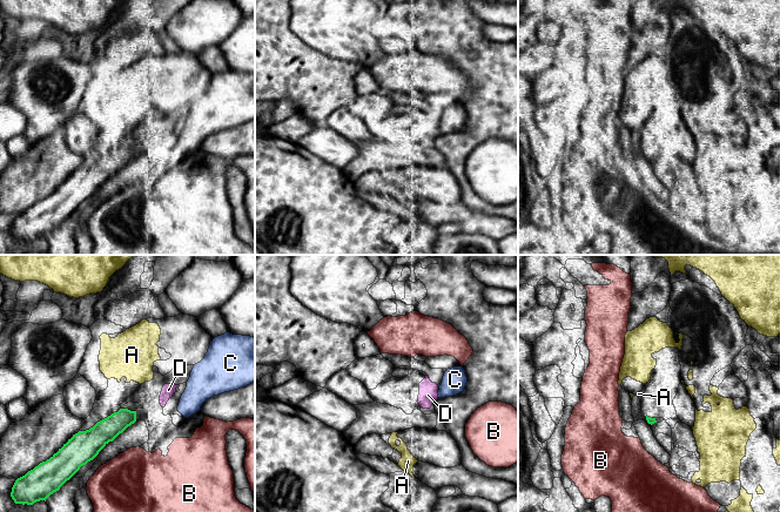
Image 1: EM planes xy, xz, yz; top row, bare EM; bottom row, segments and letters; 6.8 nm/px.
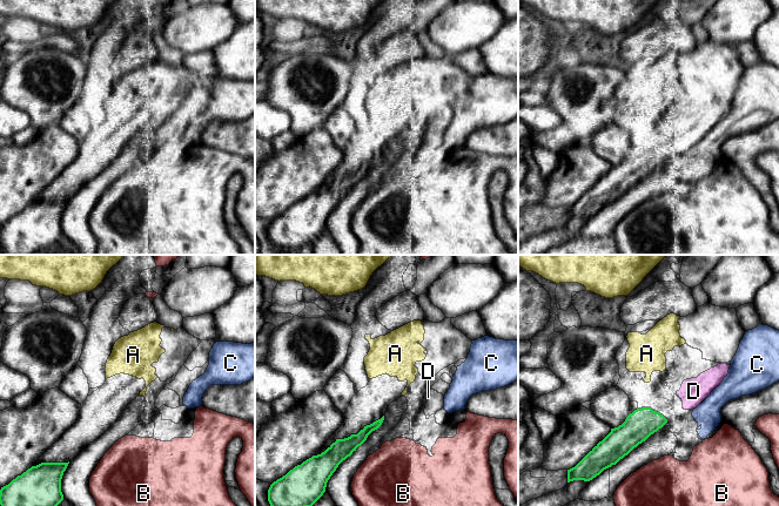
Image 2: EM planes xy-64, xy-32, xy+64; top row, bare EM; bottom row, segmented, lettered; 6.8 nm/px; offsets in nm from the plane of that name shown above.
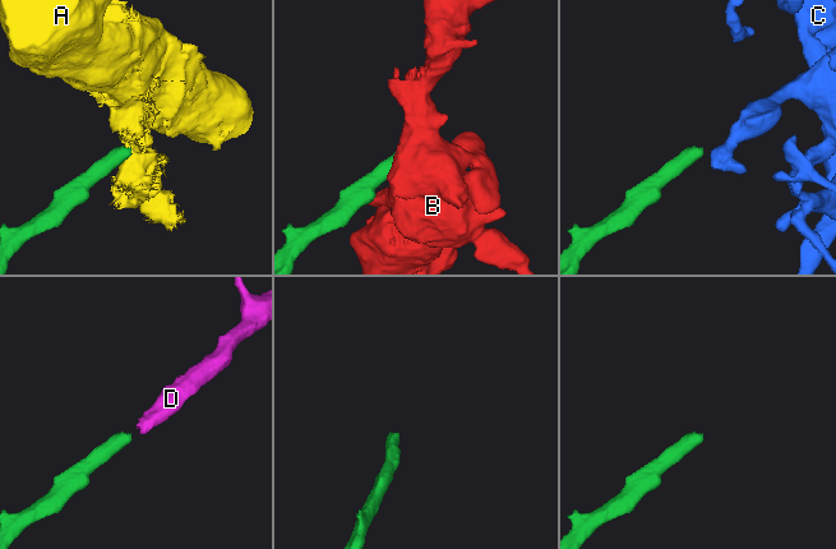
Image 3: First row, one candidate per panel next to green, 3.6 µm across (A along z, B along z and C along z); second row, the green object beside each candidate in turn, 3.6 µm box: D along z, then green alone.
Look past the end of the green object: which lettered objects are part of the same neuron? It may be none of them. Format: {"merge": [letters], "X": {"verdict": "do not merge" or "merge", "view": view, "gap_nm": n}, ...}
{"merge": ["D"], "A": {"verdict": "do not merge", "view": "yz", "gap_nm": 150}, "B": {"verdict": "do not merge", "view": "xy", "gap_nm": 70}, "C": {"verdict": "do not merge", "view": "xy", "gap_nm": 280}, "D": {"verdict": "merge", "view": "xy", "gap_nm": 180}}

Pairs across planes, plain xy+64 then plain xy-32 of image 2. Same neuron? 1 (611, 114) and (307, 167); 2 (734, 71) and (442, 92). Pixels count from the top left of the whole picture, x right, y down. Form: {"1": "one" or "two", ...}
{"1": "two", "2": "one"}

